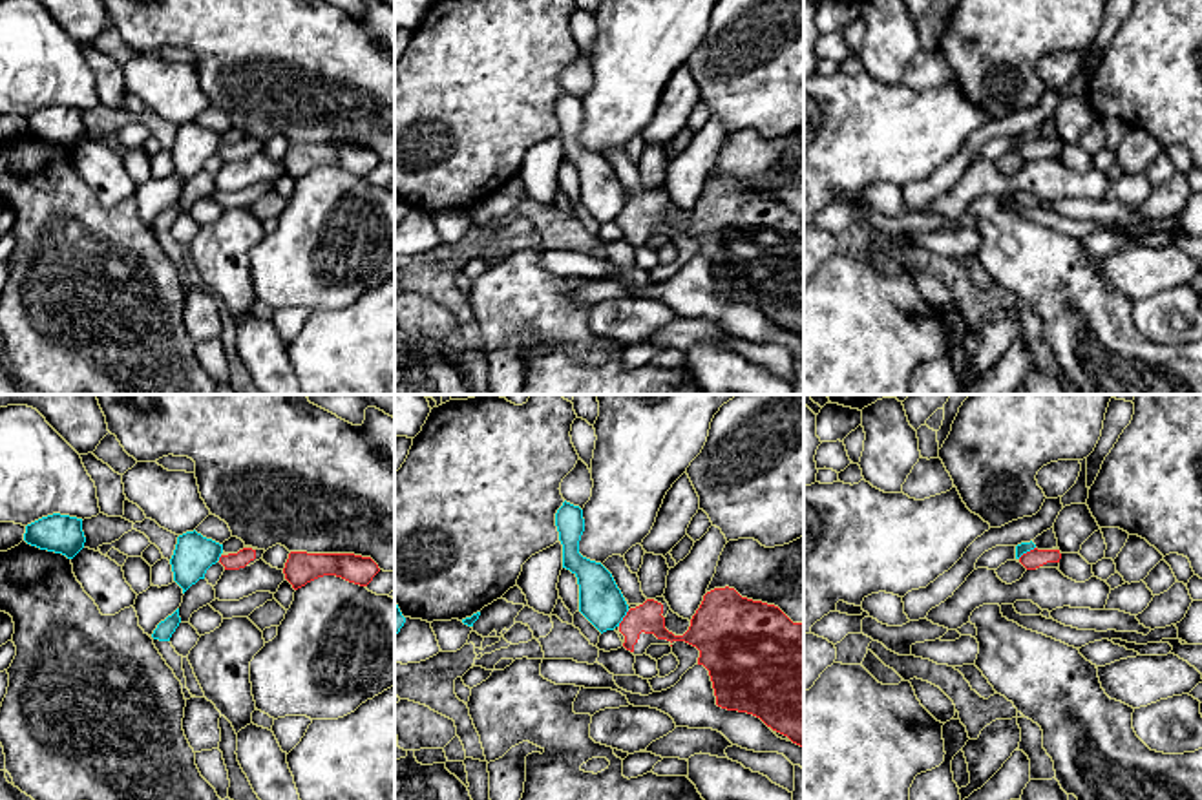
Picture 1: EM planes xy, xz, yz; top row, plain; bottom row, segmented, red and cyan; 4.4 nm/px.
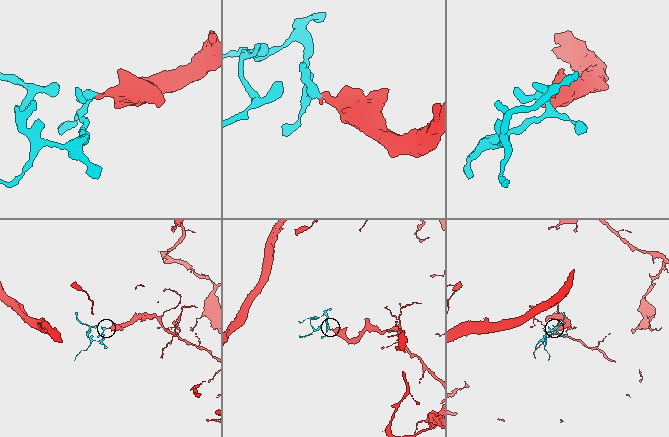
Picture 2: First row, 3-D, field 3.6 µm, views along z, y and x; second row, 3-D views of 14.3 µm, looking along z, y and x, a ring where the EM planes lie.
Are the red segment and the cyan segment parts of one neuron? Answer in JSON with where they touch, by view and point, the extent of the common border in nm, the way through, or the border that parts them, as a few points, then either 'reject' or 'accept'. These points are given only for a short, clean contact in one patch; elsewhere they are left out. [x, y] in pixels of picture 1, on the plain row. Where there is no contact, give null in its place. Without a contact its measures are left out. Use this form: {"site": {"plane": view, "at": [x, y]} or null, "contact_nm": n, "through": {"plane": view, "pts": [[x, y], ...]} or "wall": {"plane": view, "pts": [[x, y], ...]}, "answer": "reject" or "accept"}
{"site": {"plane": "yz", "at": [1027, 143]}, "contact_nm": 90, "wall": {"plane": "yz", "pts": [[1034, 137], [1018, 148]]}, "answer": "reject"}

